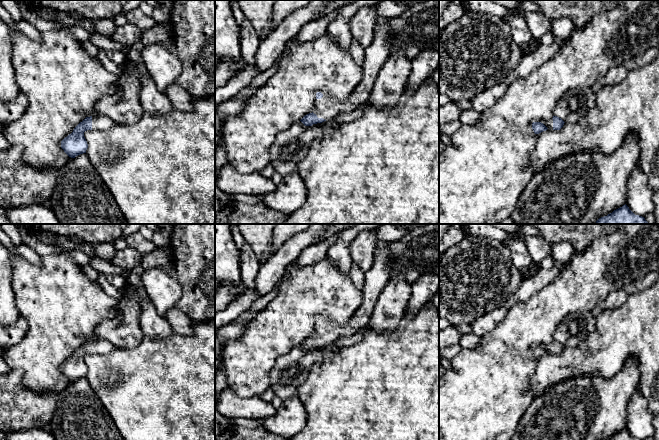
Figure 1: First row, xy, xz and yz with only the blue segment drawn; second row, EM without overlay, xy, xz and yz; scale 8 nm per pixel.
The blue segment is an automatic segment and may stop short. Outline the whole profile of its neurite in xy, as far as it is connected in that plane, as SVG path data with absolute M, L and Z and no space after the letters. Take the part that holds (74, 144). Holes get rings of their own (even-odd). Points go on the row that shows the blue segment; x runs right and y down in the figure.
M95 115L86 117L80 122L71 134L61 141L61 148L71 158L86 153L88 148L87 141L84 137L84 132L87 130L106 130L117 123L104 115Z

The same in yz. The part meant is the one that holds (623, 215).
M625 204L607 216L599 218L595 224L649 224L644 217L635 215Z

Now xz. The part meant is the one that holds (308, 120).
M377 15L372 43L365 48L364 62L362 64L363 76L352 93L345 100L340 100L333 97L325 97L321 92L317 92L315 110L300 120L305 126L312 126L313 124L331 120L336 115L343 112L351 112L358 105L369 101L378 73L390 54L392 38L387 26L389 19Z

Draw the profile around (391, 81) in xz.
M404 53L389 54L375 80L369 102L377 109L395 106L405 90L411 66Z

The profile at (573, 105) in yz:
M590 87L575 88L566 92L554 109L554 116L564 122L577 123L586 113L595 107L596 94Z

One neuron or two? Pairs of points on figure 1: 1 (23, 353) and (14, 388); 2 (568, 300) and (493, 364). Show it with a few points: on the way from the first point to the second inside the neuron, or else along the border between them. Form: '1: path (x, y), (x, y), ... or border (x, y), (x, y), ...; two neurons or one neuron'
1: border (11, 368), (21, 370), (22, 383), (30, 389); two neurons
2: path (549, 308), (512, 345); one neuron

